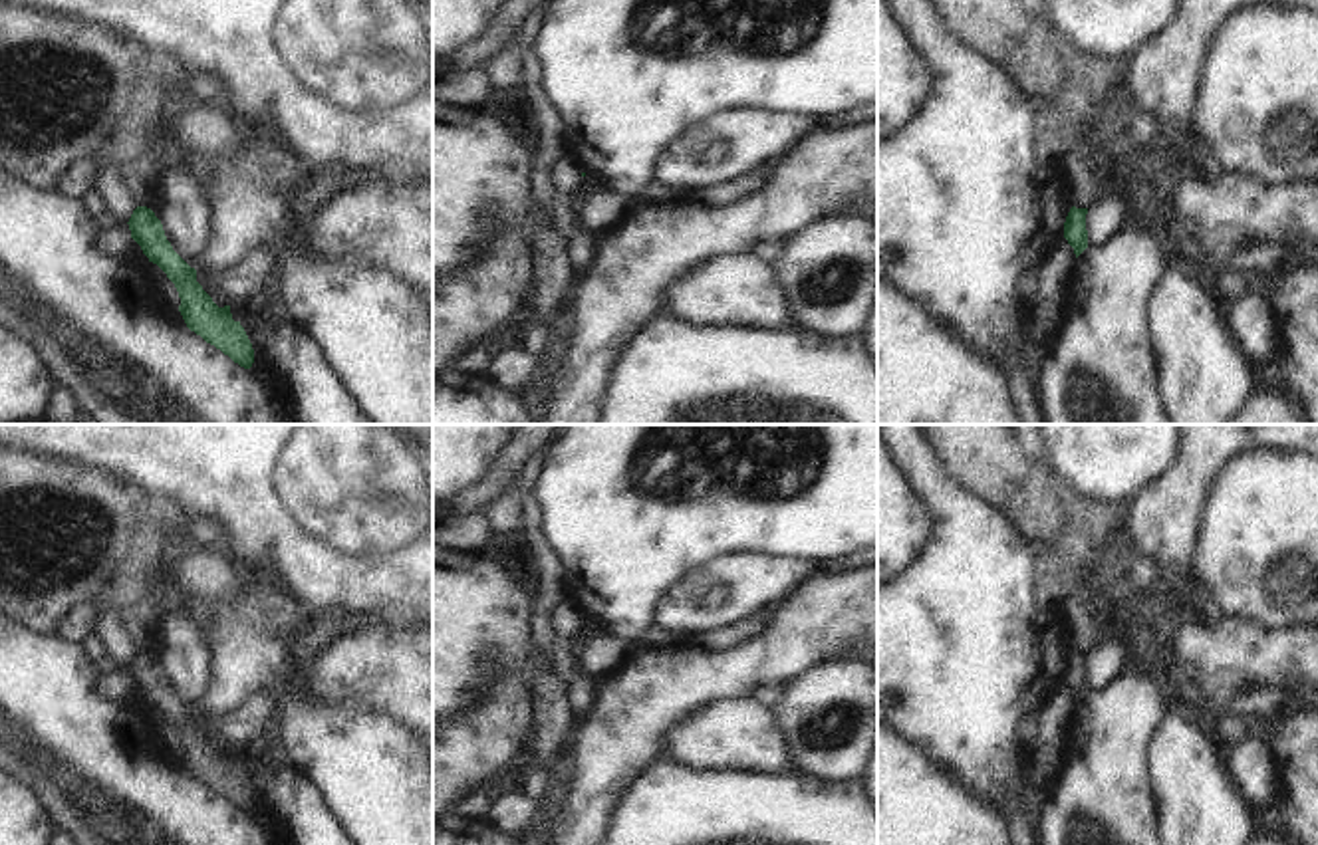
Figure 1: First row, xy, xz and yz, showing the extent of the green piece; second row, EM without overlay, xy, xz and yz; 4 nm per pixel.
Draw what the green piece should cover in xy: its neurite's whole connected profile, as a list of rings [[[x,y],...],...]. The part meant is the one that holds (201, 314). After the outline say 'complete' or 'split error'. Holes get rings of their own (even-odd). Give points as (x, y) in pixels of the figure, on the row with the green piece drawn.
[[[137,206],[127,224],[131,238],[141,246],[149,262],[157,264],[175,284],[181,298],[179,311],[187,327],[240,367],[250,369],[254,349],[244,327],[232,319],[230,305],[218,307],[202,290],[197,282],[197,270],[173,250],[155,212]]] | complete

